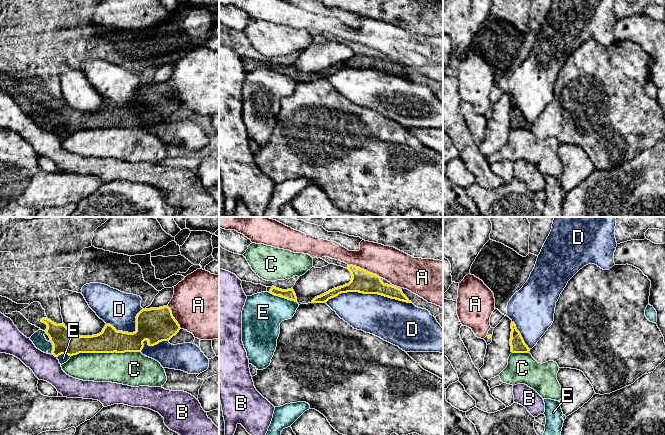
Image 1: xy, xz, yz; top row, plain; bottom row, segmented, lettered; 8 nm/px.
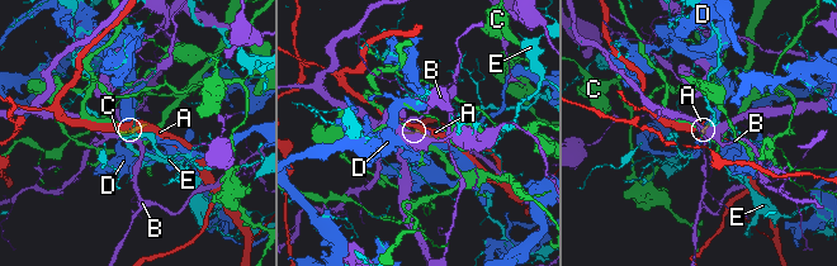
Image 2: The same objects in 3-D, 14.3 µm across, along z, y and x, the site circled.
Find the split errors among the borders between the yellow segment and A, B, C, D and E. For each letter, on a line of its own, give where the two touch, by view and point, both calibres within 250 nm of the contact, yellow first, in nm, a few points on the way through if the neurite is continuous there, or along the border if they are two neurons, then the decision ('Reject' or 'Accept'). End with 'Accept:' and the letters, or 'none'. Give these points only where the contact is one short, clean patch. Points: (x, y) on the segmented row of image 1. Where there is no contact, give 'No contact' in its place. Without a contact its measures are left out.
A: Touches yellow at xz (363, 269). Thickness 180 nm (yellow) against 260 nm. Reject
B: Touches yellow at xy (55, 356). Thickness 200 nm (yellow) against 220 nm. Boundary: xy (53, 354), (56, 357). Reject
C: Touches yellow at xy (105, 352). Thickness 200 nm (yellow) against 280 nm. Reject
D: Touches yellow at xz (369, 293). Thickness 180 nm (yellow) against 320 nm. Reject
E: Touches yellow at xz (282, 297). Thickness 90 nm (yellow) against 320 nm. Boundary: xz (268, 292), (295, 302). Reject
Accept: none

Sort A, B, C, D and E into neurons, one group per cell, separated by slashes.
A / B / C / D / E

